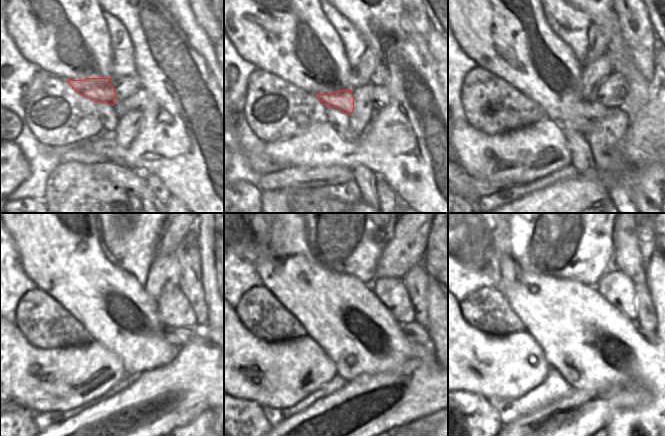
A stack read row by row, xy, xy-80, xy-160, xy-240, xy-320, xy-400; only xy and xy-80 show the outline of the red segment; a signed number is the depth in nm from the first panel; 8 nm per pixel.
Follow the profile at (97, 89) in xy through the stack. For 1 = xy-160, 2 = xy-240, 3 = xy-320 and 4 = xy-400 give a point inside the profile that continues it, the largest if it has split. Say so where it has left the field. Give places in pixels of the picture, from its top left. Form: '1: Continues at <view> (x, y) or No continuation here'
1: Continues at xy-160 (595, 111)
2: Continues at xy-240 (177, 336)
3: Continues at xy-320 (413, 331)
4: Continues at xy-400 (651, 337)

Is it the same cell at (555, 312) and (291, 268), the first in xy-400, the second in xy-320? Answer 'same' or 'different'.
same

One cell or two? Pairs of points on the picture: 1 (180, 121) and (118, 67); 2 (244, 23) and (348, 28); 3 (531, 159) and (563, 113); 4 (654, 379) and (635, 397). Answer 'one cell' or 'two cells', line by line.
1: two cells
2: two cells
3: two cells
4: two cells

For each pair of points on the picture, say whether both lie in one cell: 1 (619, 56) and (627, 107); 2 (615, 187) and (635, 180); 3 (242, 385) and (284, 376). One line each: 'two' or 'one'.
1: one
2: two
3: one

